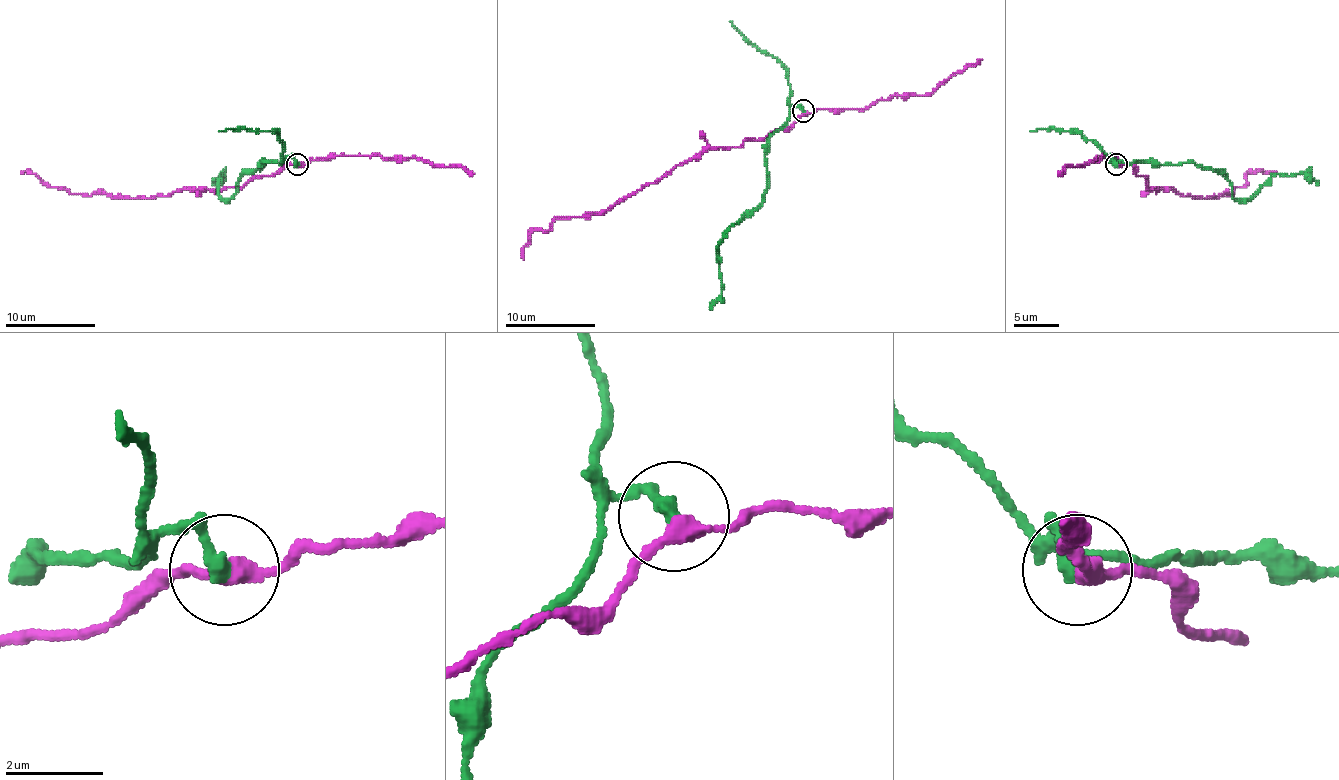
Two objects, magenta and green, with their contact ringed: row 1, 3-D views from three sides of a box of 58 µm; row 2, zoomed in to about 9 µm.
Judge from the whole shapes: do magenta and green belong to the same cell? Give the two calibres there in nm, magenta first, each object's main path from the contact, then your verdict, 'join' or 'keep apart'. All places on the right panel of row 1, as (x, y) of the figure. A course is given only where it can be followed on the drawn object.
300 nm thick on the magenta side, 320 nm on the other; magenta runs (1117, 165), (1133, 167), (1148, 187), (1195, 198), (1229, 196), (1246, 182), (1247, 173), (1276, 173); green runs (1117, 165), (1113, 158), (1195, 162), (1218, 171), (1232, 196), (1241, 198), (1277, 173), (1307, 173), (1318, 185); keep apart

